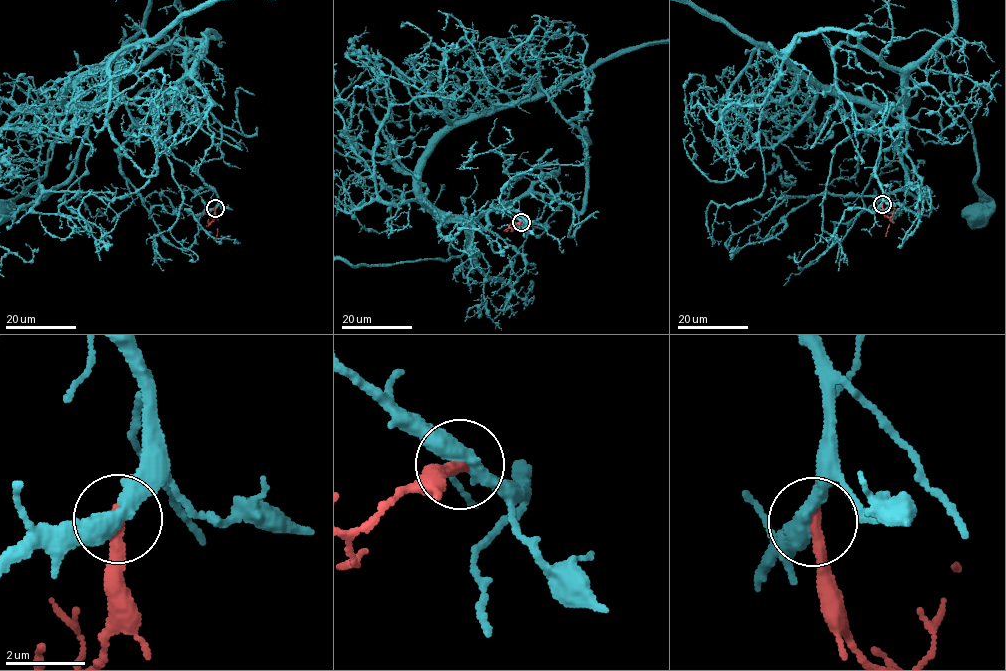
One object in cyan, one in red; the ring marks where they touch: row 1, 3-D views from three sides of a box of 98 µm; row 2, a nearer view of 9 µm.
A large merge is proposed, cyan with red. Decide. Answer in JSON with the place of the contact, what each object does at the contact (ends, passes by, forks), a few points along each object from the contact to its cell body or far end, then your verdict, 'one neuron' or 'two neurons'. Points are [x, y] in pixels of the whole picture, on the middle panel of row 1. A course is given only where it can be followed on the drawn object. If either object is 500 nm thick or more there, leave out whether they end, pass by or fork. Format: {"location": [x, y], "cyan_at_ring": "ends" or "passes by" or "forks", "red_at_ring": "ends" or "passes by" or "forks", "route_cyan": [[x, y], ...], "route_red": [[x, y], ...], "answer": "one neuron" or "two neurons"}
{"location": [521, 222], "cyan_at_ring": "passes by", "red_at_ring": "ends", "route_cyan": [[522, 221], [492, 207], [482, 230], [462, 219], [471, 236], [450, 259], [349, 265]], "route_red": [[522, 221], [516, 229], [509, 224]], "answer": "one neuron"}

